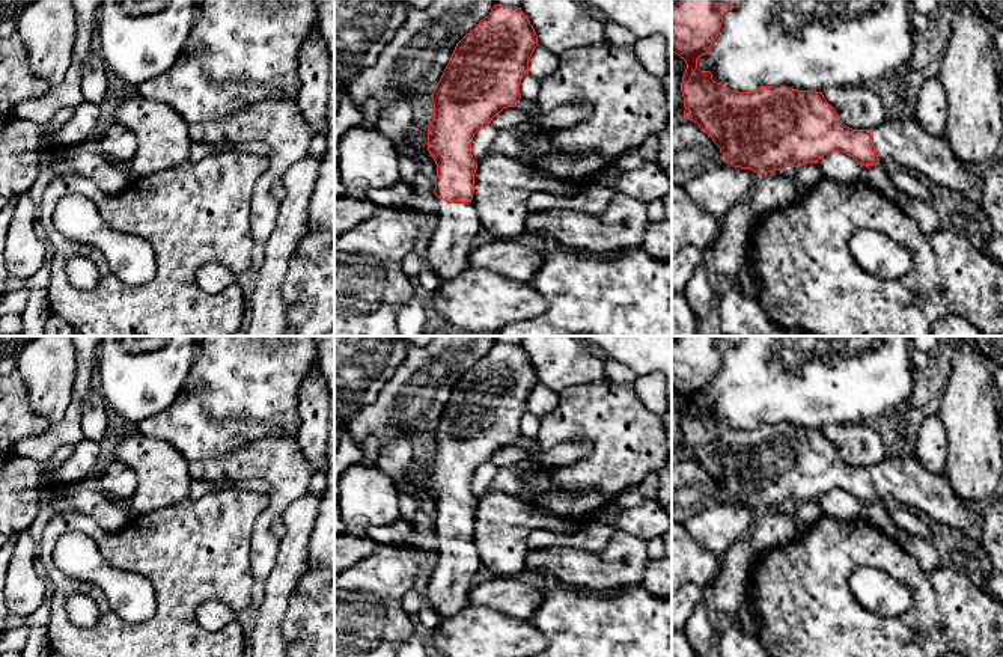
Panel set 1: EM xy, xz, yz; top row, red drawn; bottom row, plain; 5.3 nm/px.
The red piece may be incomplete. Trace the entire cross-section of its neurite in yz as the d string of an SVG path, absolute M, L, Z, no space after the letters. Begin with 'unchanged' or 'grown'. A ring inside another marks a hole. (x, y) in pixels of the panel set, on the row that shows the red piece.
grown | M672 2L672 51L687 63L681 83L685 107L684 119L697 124L712 139L720 148L724 163L762 175L818 163L824 155L839 151L852 157L861 166L875 166L893 160L958 194L971 187L980 187L980 173L956 160L946 139L929 136L916 119L889 119L872 130L852 130L840 121L822 92L798 90L786 86L761 86L751 92L736 92L714 81L709 71L697 68L697 59L711 50L720 33L723 15L741 2Z

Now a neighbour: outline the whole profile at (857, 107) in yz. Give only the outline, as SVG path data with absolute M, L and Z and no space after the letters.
M830 86L822 95L852 130L872 130L887 121L887 108L880 96L863 86Z

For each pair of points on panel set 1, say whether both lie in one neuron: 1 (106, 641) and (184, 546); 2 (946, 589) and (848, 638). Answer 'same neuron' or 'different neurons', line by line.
1: same neuron
2: same neuron

